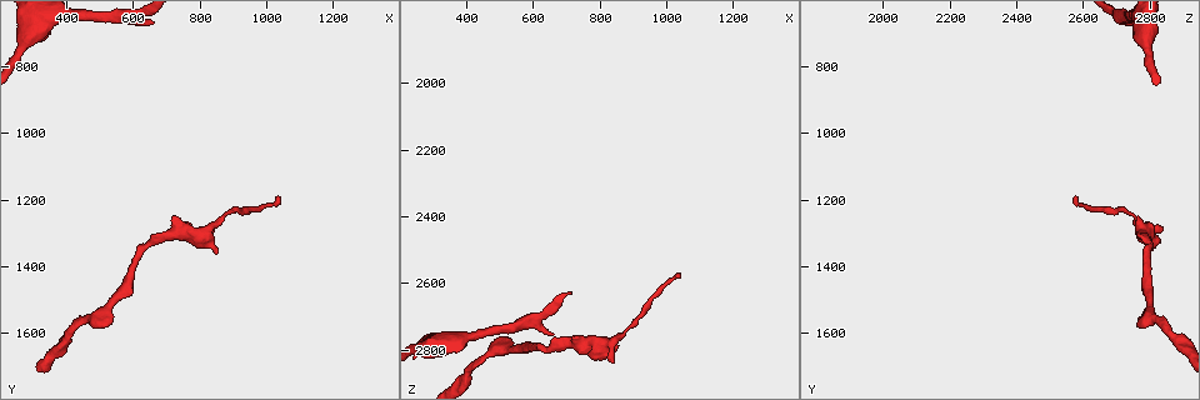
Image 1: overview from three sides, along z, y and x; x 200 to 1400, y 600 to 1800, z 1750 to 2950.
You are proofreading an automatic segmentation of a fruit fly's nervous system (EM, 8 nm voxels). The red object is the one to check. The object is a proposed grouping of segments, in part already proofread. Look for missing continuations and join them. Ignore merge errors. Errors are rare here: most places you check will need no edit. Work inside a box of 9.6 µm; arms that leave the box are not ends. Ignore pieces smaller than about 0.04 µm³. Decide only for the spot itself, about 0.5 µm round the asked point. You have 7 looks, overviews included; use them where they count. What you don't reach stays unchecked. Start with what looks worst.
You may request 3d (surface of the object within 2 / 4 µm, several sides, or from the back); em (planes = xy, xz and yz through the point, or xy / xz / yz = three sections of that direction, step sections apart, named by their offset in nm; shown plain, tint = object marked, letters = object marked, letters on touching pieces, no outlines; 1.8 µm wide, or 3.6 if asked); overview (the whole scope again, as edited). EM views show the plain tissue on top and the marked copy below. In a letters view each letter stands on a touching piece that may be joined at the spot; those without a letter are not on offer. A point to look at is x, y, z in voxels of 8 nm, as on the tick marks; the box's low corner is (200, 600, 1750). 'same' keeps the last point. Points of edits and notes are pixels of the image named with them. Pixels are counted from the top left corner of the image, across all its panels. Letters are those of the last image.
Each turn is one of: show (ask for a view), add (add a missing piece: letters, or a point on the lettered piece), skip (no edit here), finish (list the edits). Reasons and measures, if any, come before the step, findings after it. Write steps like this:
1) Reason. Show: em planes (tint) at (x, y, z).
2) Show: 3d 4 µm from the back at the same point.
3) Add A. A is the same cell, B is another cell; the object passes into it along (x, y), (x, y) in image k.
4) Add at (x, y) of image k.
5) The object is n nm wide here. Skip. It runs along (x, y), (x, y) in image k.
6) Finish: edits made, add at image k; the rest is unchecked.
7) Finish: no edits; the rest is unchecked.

An open end. Show: 3d 4 µm from the back at (1040, 1190, 2580).

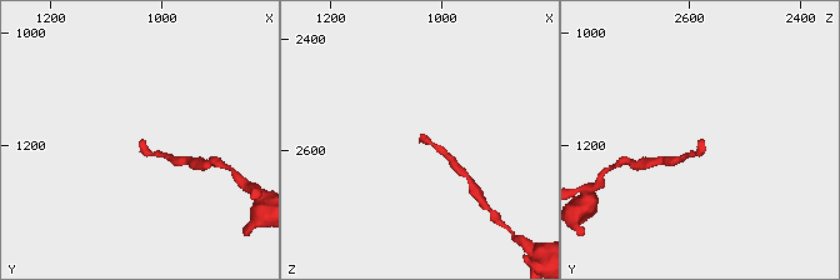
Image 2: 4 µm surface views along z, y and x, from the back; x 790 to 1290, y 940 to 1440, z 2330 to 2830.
Show: em planes (letters) at (1035, 1190, 2580).

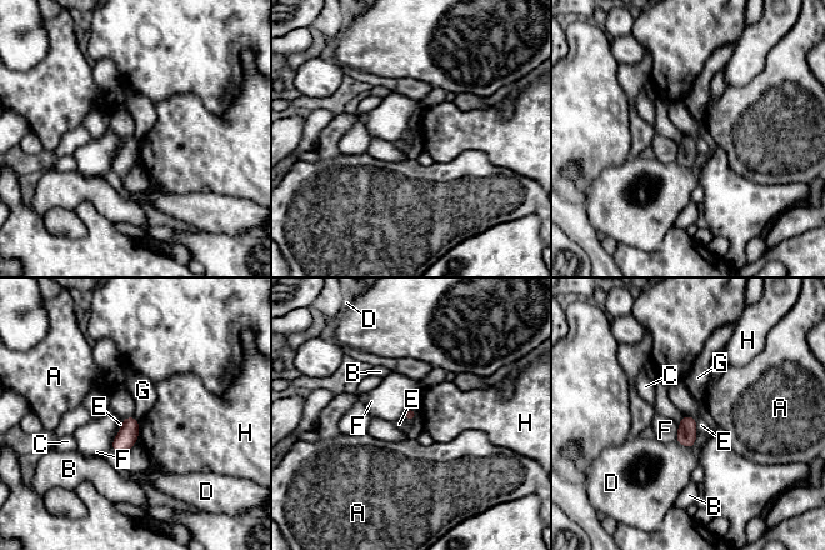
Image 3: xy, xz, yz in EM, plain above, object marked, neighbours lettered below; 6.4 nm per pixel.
The object is 70 nm wide here; the longest contact is with D, 130 nm. Skip. A, B, C, D, E, F, G and H are other cells; none of them fits.

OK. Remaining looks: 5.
A narrow waist. Show: 3d 2 µm at (520, 1520, 2800).

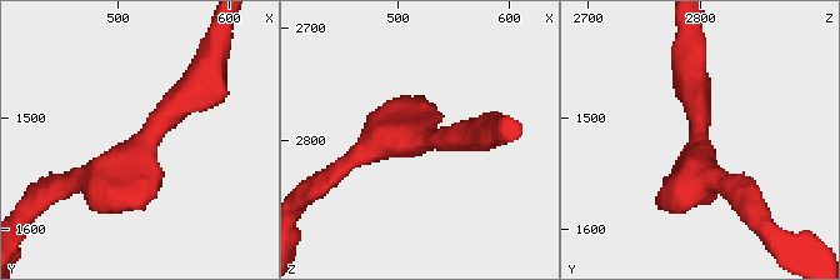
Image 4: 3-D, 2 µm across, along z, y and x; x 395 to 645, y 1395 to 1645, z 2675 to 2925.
Now the EM. Show: em xy step 4 (tint) at (528, 1520, 2802).

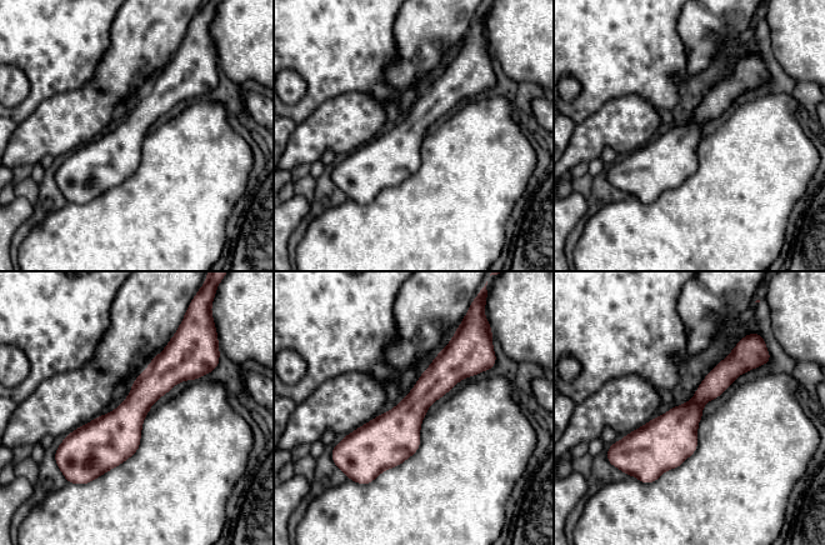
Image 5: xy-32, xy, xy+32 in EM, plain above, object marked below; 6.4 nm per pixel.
Cut it another way. Show: em planes (letters) at the same point.

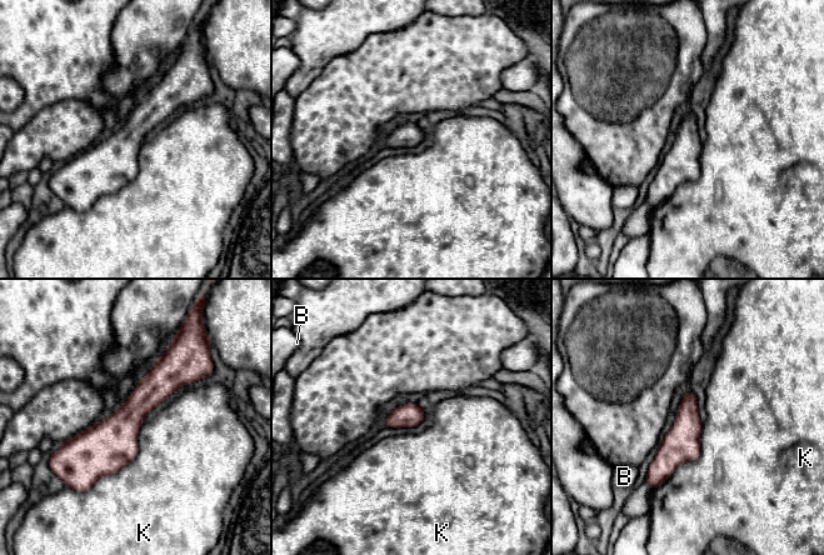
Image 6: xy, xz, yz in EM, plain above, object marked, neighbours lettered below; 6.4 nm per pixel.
The longest contact is with K, 600 nm. Skip. B and K are other cells; it runs along (170, 355), (89, 480) in image 6; none of them fits.

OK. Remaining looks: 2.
Calibre changes. Show: em xz step 8 (tint) at (660, 1320, 2790).

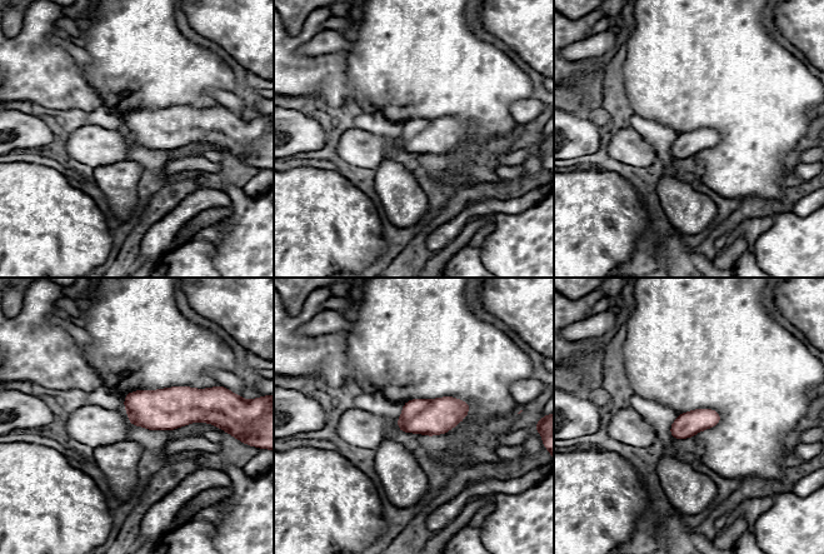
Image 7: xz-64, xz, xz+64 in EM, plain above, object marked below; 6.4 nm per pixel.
Another direction. Show: em planes (letters) at the same point.

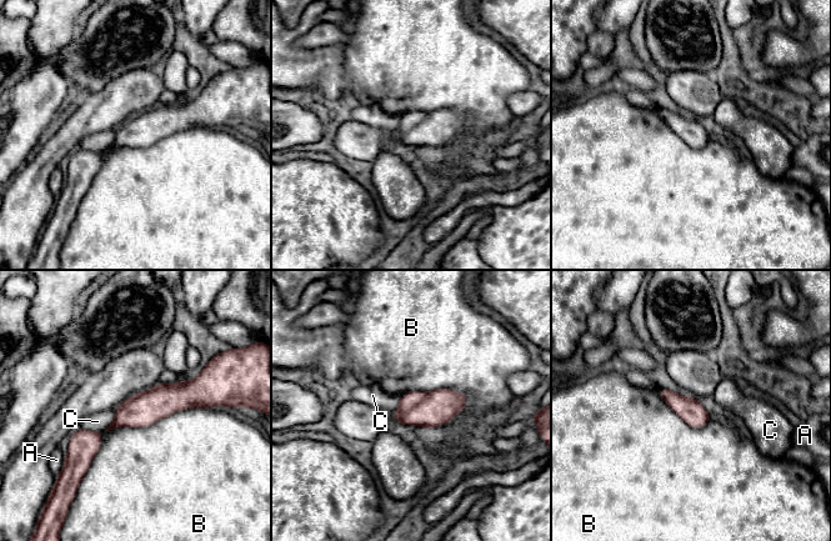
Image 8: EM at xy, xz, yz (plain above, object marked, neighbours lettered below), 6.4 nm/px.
Skip. A, B and C are other cells; a border runs along (400, 395), (454, 389), (469, 397) in image 8; no lettered piece goes on from it.

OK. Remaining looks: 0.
Finish: no edits; the rest is unchecked.

